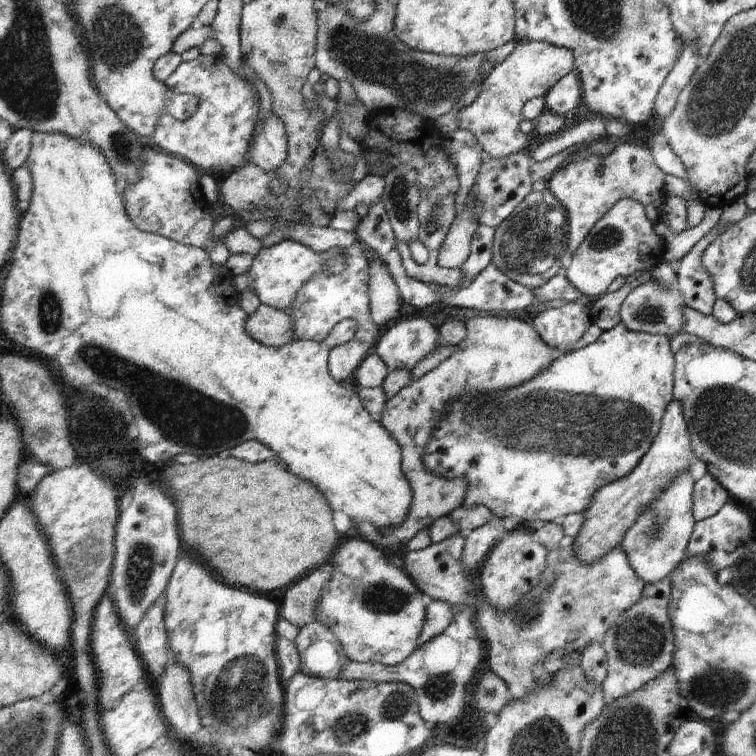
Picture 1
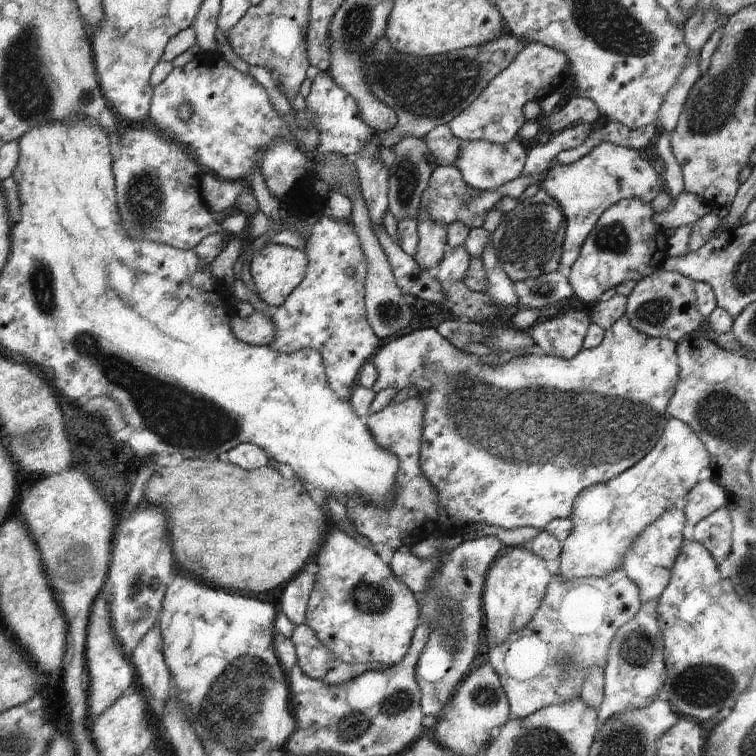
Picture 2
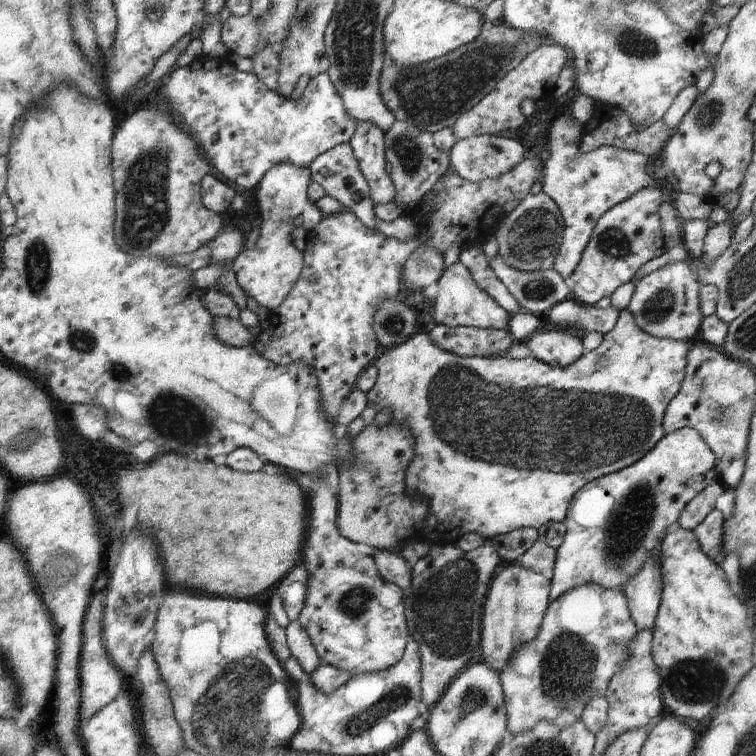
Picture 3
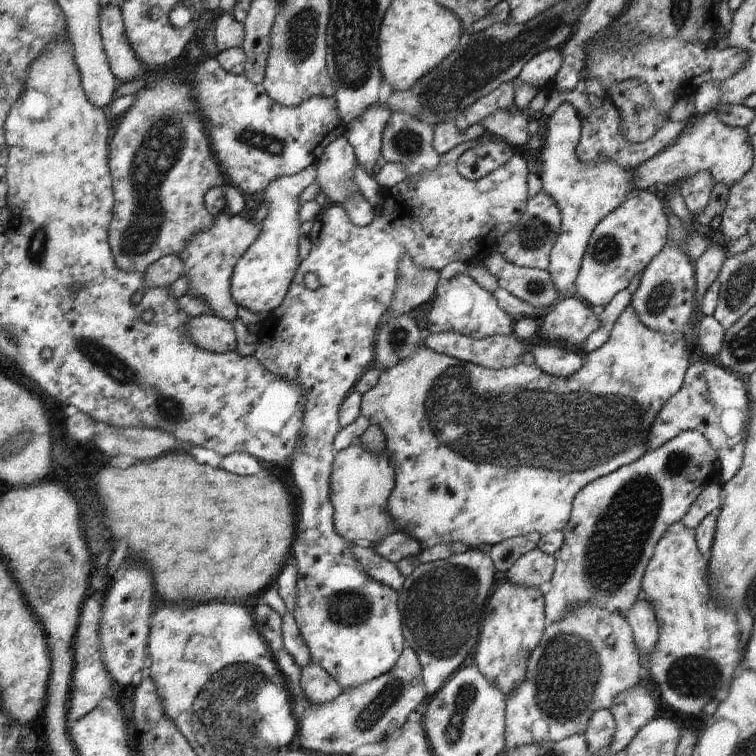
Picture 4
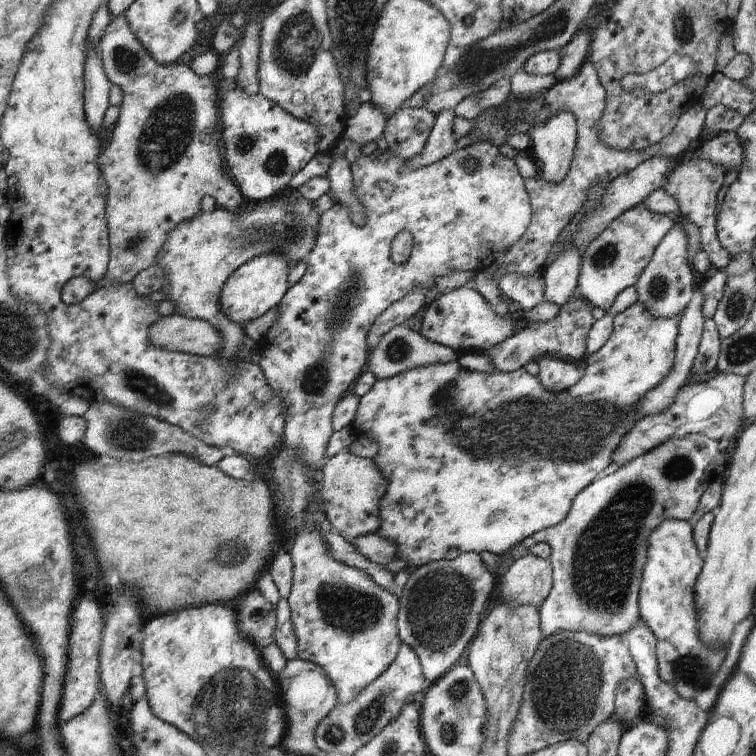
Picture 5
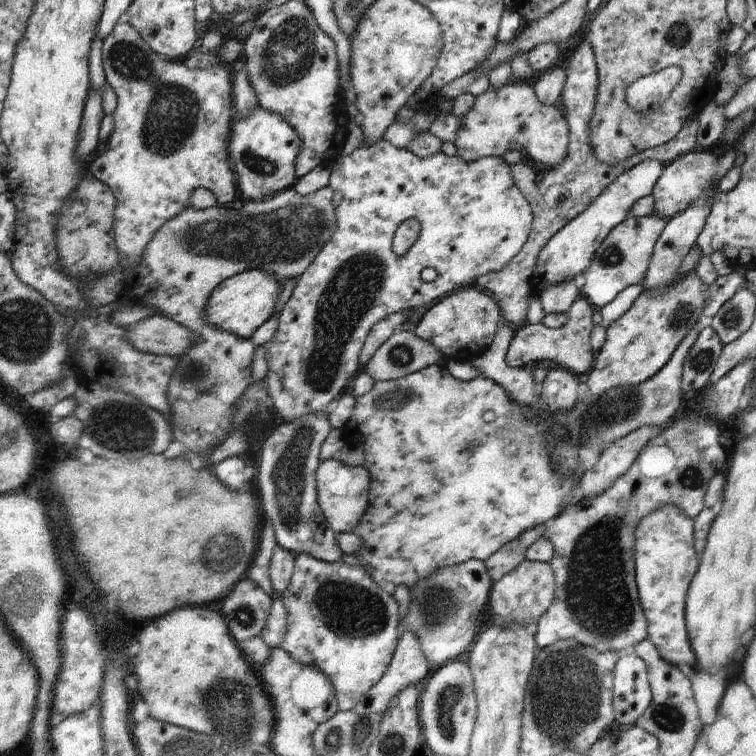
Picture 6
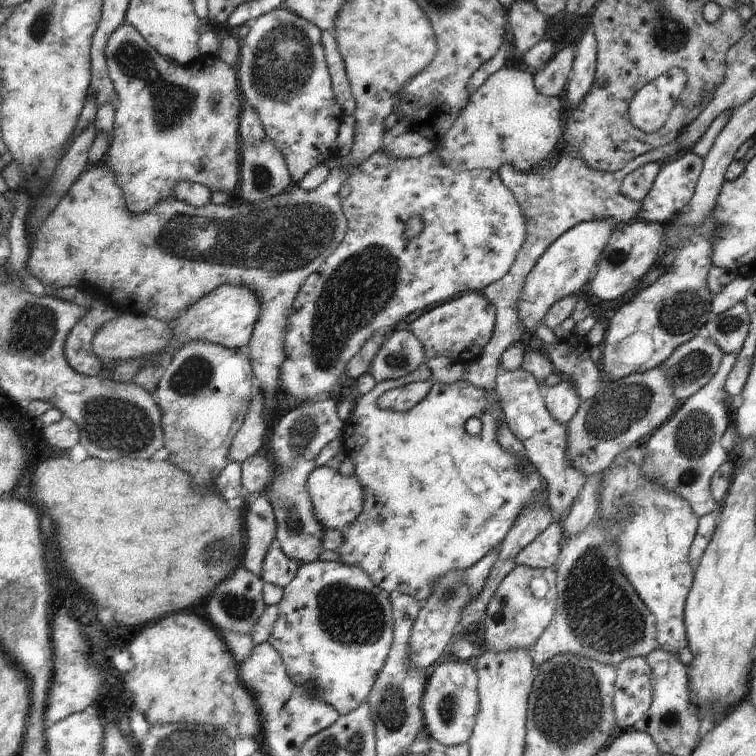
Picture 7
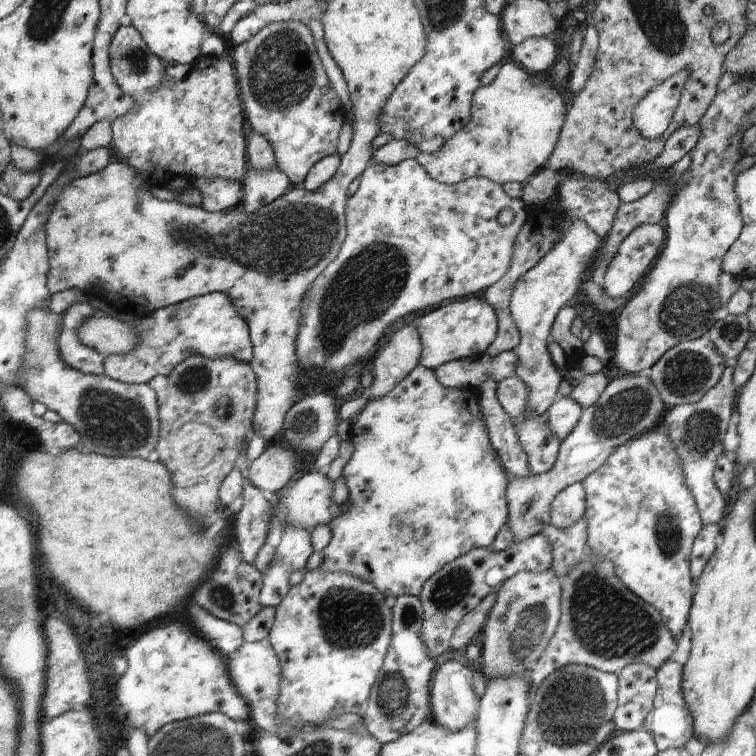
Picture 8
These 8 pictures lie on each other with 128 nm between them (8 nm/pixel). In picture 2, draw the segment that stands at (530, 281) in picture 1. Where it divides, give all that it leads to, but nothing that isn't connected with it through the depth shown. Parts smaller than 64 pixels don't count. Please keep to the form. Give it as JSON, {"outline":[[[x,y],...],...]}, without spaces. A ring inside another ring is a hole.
{"outline":[[[599,116],[598,120],[593,124],[586,142],[579,147],[556,155],[554,164],[558,162],[569,164],[570,162],[581,160],[592,152],[594,148],[606,142],[616,146],[642,150],[654,139],[656,130],[655,125],[646,125],[644,128],[632,130],[625,124]],[[544,174],[527,177],[518,176],[504,186],[491,191],[478,191],[474,187],[464,186],[464,192],[460,190],[445,199],[444,194],[432,192],[432,188],[426,187],[418,208],[418,214],[426,212],[432,222],[438,222],[445,226],[453,222],[462,222],[469,229],[482,227],[487,212],[494,209],[496,202],[505,196],[520,199],[513,210],[503,214],[500,226],[492,233],[492,248],[502,264],[504,272],[511,281],[522,281],[528,278],[536,278],[540,274],[552,274],[558,270],[565,240],[567,220],[562,212],[560,203],[552,198],[543,189],[538,190],[531,196],[523,195],[528,188],[534,186],[543,179]]]}

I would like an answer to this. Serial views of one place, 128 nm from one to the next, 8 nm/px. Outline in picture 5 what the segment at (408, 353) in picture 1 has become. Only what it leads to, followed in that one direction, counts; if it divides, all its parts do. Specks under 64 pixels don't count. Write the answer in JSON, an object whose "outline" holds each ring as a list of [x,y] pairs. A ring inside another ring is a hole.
{"outline":[[[636,301],[632,306],[615,316],[610,340],[598,352],[585,355],[584,376],[570,390],[564,390],[558,394],[548,392],[540,384],[538,377],[530,375],[524,368],[509,373],[498,371],[494,374],[480,374],[480,372],[470,372],[470,370],[462,368],[458,361],[422,366],[422,368],[401,372],[398,376],[393,376],[388,380],[377,380],[372,386],[372,390],[359,398],[360,406],[356,411],[352,425],[358,436],[366,436],[379,445],[378,453],[372,458],[372,462],[380,468],[380,474],[386,478],[388,484],[386,484],[386,491],[384,496],[380,498],[380,506],[378,506],[380,526],[376,533],[380,534],[382,538],[386,538],[388,542],[396,544],[396,558],[394,560],[404,560],[407,563],[404,570],[408,574],[412,574],[412,571],[419,566],[445,559],[450,548],[457,548],[461,553],[482,554],[488,552],[489,554],[502,555],[528,536],[560,524],[568,516],[576,495],[598,478],[600,472],[606,470],[606,466],[610,466],[611,454],[614,454],[620,440],[628,434],[637,421],[636,404],[639,404],[642,398],[650,393],[650,390],[656,388],[656,384],[660,384],[670,374],[676,358],[675,346],[681,318],[682,312],[674,314],[672,318],[654,318],[642,306],[642,302]]]}

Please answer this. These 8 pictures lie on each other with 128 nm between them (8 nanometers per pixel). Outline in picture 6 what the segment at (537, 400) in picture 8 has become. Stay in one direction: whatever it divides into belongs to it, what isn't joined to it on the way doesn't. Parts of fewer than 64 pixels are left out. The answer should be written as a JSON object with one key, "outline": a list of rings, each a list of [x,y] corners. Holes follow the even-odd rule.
{"outline":[[[652,159],[633,166],[616,178],[610,186],[606,186],[606,190],[582,214],[578,214],[576,218],[572,219],[572,222],[568,222],[562,230],[549,238],[546,246],[540,251],[536,268],[532,272],[531,293],[535,297],[539,297],[546,288],[556,286],[560,282],[574,280],[576,276],[584,274],[588,270],[588,264],[594,258],[594,254],[600,248],[600,244],[606,240],[612,228],[624,222],[632,204],[652,194],[654,185],[658,182],[664,167],[662,163]]]}

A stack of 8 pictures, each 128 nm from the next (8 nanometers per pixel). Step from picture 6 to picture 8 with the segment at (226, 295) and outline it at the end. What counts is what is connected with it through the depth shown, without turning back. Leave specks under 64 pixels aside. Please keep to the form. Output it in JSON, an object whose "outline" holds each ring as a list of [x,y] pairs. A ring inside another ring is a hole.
{"outline":[[[218,292],[194,297],[174,305],[155,310],[153,314],[142,314],[138,318],[129,312],[120,311],[95,295],[88,295],[88,302],[101,312],[122,322],[134,324],[139,342],[136,348],[126,354],[112,354],[105,357],[105,375],[118,382],[148,383],[154,376],[170,376],[177,364],[189,356],[200,355],[216,360],[222,356],[249,363],[254,358],[248,324],[236,310],[233,300]]]}

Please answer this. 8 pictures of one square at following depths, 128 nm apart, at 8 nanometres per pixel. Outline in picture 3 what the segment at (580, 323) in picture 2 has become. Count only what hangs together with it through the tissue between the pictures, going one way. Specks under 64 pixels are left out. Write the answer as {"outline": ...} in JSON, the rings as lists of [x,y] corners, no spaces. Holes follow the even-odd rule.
{"outline":[[[558,329],[546,332],[534,332],[526,341],[531,356],[548,364],[566,368],[574,364],[586,352],[579,333],[574,335],[571,330]]]}

